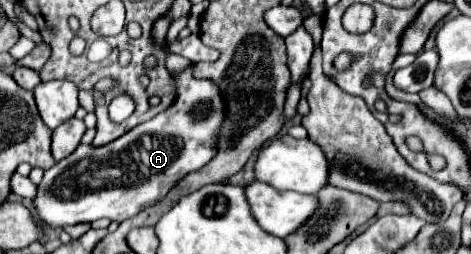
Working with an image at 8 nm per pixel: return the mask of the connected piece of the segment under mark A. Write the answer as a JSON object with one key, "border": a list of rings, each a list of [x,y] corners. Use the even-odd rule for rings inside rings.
{"border":[[[193,67],[175,75],[179,95],[167,111],[155,115],[143,125],[137,125],[135,129],[131,129],[131,133],[125,133],[111,145],[103,145],[103,147],[79,145],[67,159],[55,163],[49,171],[45,171],[41,183],[37,185],[37,197],[33,197],[37,219],[45,227],[57,229],[57,227],[67,227],[67,225],[77,225],[77,223],[93,223],[101,217],[121,223],[137,215],[145,207],[151,207],[157,201],[161,201],[167,195],[167,191],[175,187],[187,173],[201,169],[215,157],[217,153],[215,141],[217,141],[219,125],[225,115],[225,103],[221,99],[219,89],[211,81],[195,79],[191,75],[191,69]]]}

